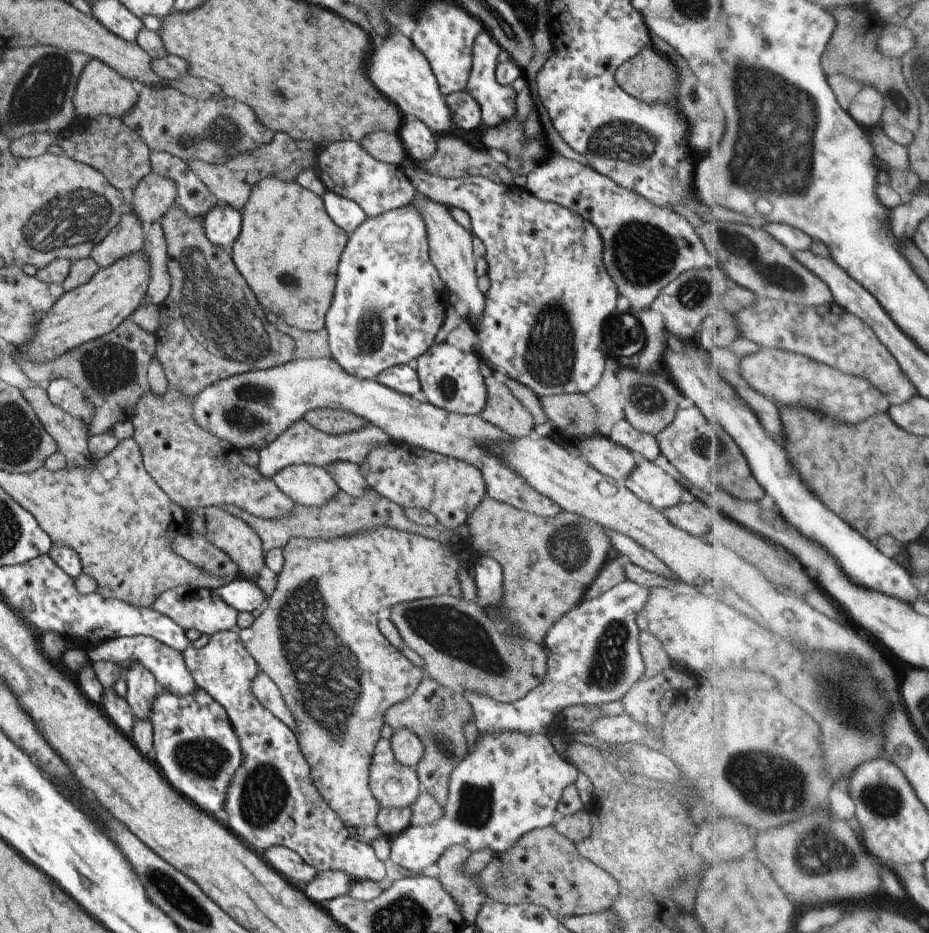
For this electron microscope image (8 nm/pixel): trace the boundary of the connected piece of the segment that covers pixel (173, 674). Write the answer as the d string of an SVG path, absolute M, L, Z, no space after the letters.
M151 636L117 637L102 644L97 644L97 646L87 647L85 651L90 661L111 660L115 664L121 664L124 670L127 664L131 664L135 660L135 662L143 664L143 668L153 674L153 678L157 680L157 685L160 688L169 690L177 696L187 696L187 694L193 694L197 690L197 685L193 682L193 676L189 676L189 670L185 668L182 654Z

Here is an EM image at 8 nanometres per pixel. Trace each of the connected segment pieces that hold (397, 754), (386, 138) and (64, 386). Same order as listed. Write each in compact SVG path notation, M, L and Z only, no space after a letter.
M402 727L393 731L389 740L393 758L399 764L415 770L417 762L423 756L423 744L417 738L417 734L413 734L409 728Z
M377 131L363 136L357 142L371 158L399 166L406 153L397 134Z
M65 378L50 380L43 387L51 404L61 408L63 412L67 412L72 417L81 418L89 430L89 422L93 416L93 404L89 400L85 400L85 392L81 392L81 388L73 386Z

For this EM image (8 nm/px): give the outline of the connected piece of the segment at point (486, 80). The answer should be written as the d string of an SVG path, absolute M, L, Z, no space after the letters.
M479 32L473 41L471 53L471 68L468 79L466 80L465 90L469 96L477 102L481 112L481 120L486 126L497 126L503 124L505 120L509 120L514 116L515 109L515 95L511 85L501 86L495 80L494 70L497 63L497 56L499 56L499 45L487 32Z

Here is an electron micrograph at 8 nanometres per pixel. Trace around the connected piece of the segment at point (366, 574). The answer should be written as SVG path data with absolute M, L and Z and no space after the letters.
M379 526L375 530L361 530L353 536L343 536L343 538L331 538L331 540L319 540L315 535L313 537L293 537L285 543L282 548L283 554L283 568L277 574L275 580L275 589L270 596L265 600L264 605L255 613L252 623L242 630L236 629L237 636L245 648L245 652L256 662L259 671L267 675L271 682L279 690L287 710L291 712L293 722L295 722L295 738L297 746L301 750L305 762L309 766L309 774L311 776L311 784L315 790L321 794L321 798L325 800L325 804L337 814L337 818L345 824L349 834L365 844L373 842L373 838L381 835L381 830L375 824L375 817L379 812L379 804L373 798L373 792L369 790L369 763L371 756L373 756L373 749L377 740L381 738L379 728L383 723L384 712L401 700L409 698L413 694L415 687L419 684L419 680L423 674L417 666L413 666L407 658L403 657L398 650L392 648L391 644L385 640L385 637L379 632L377 623L377 612L391 608L395 604L401 602L411 602L415 599L431 598L441 595L449 595L454 599L460 598L459 582L457 582L457 570L459 567L465 565L474 566L477 557L477 550L474 549L469 543L469 539L459 538L451 543L441 544L435 540L425 538L419 535L401 532L395 528L387 528L387 526Z

